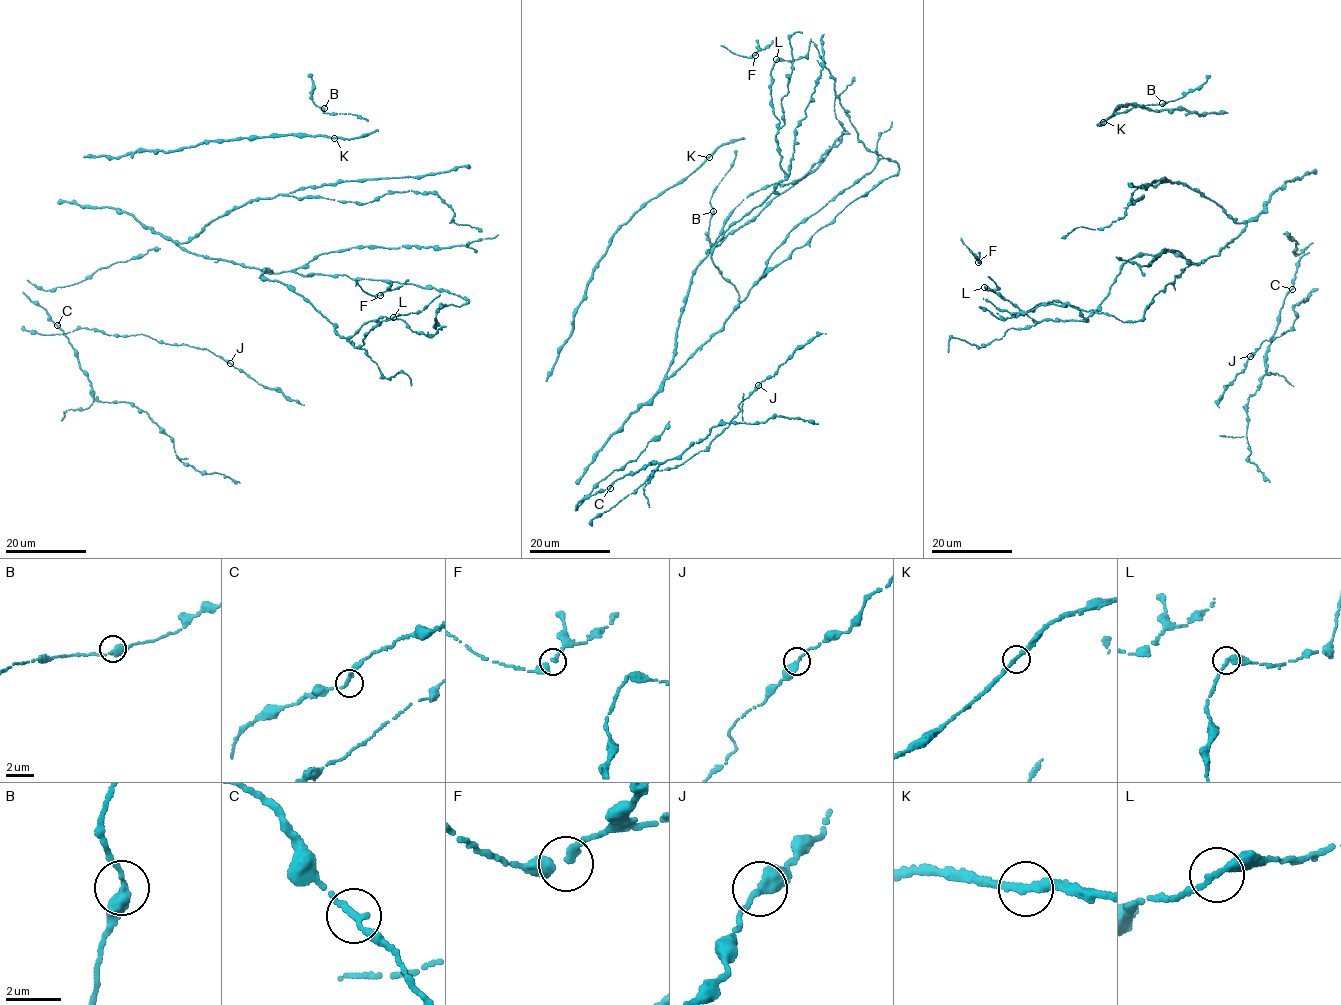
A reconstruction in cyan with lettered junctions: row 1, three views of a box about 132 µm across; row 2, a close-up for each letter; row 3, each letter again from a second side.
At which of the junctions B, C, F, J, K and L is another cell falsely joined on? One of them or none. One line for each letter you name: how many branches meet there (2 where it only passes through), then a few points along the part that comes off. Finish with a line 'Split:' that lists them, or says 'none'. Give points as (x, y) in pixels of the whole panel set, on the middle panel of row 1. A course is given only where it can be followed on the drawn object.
Split: none

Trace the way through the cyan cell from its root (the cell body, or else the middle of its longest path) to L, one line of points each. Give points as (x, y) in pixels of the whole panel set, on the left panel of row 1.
L: (158, 234), (190, 252), (271, 270), (264, 268), (260, 278), (287, 284), (356, 348), (393, 317)

